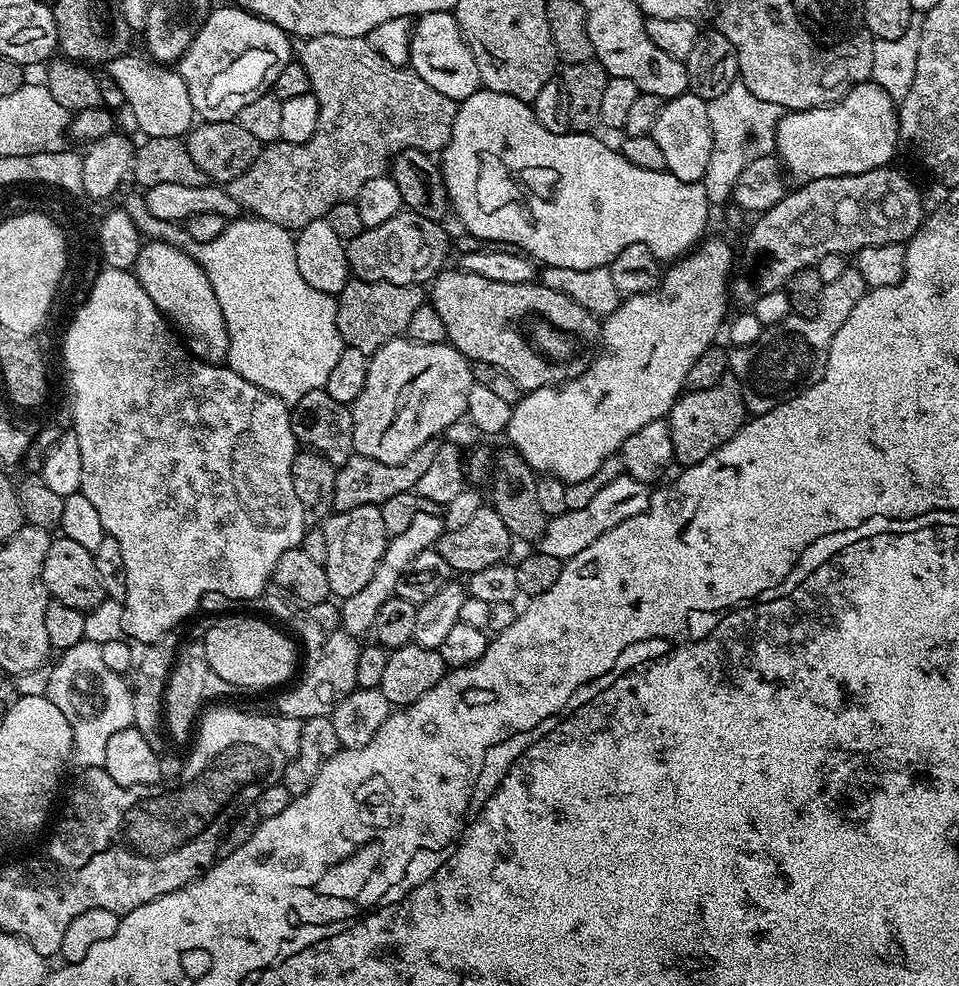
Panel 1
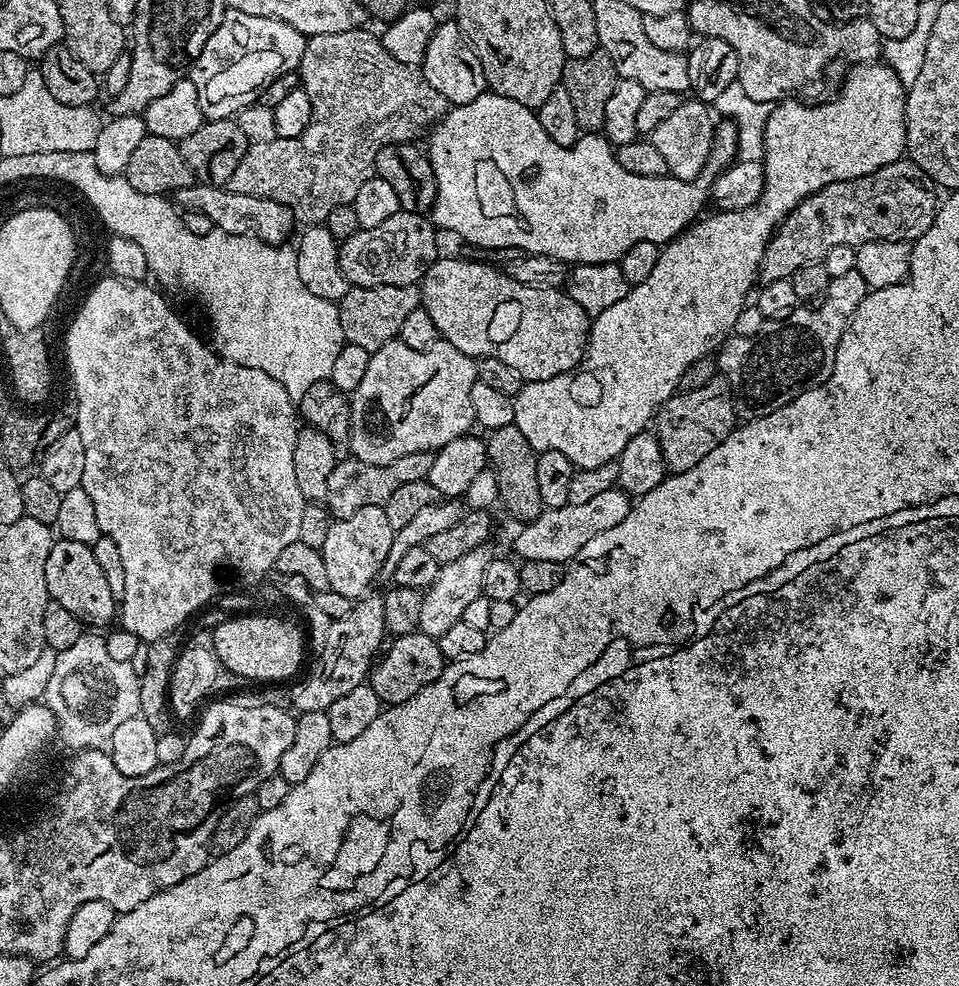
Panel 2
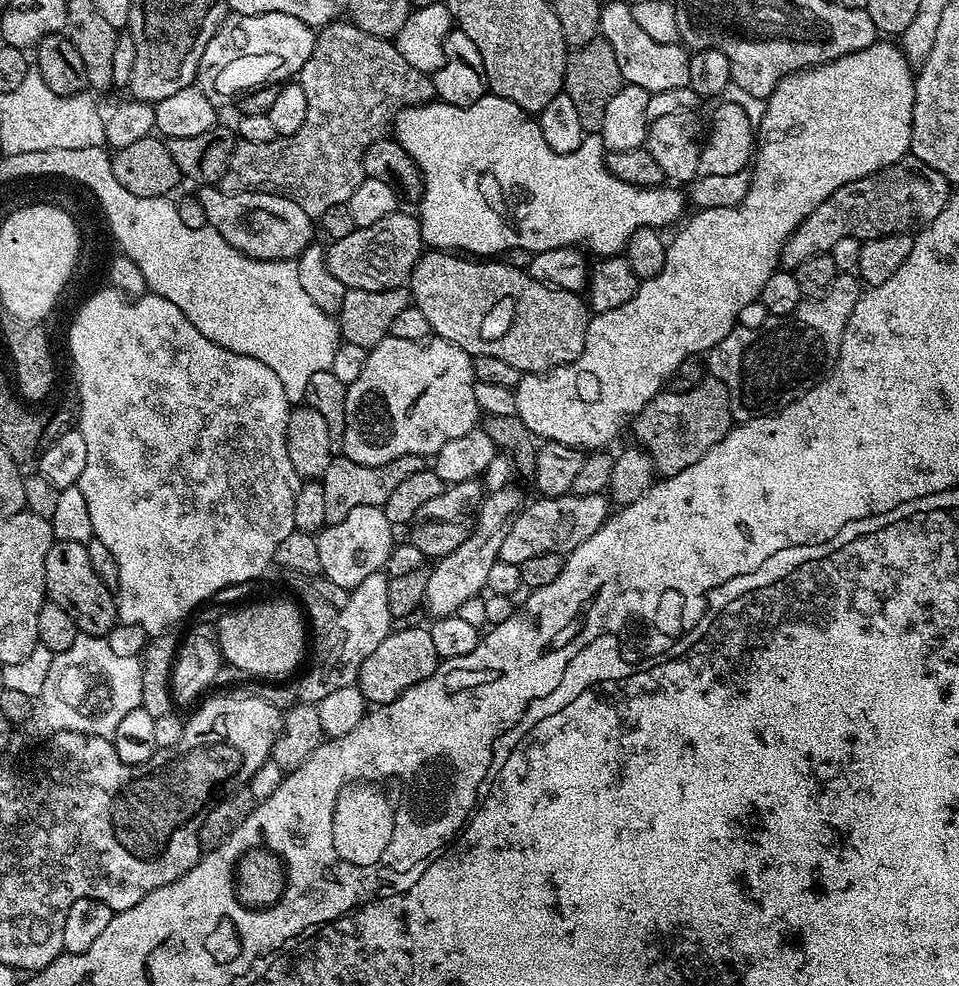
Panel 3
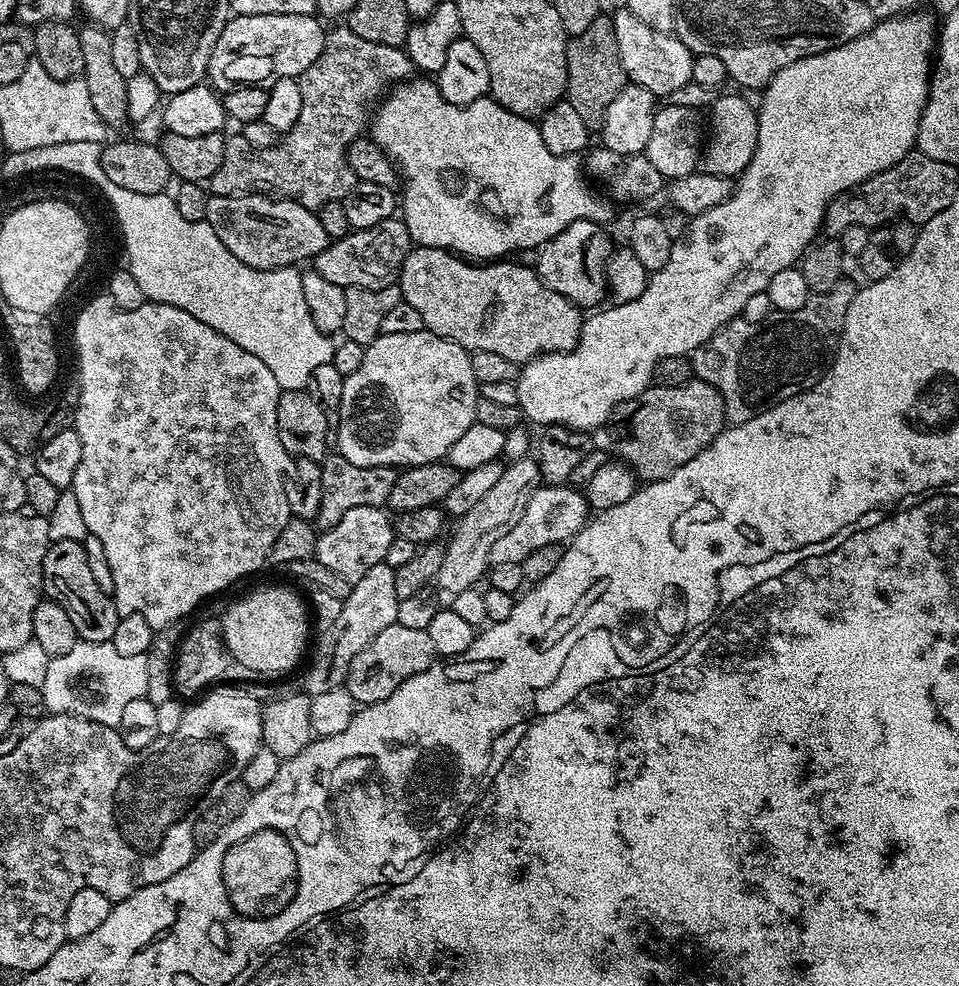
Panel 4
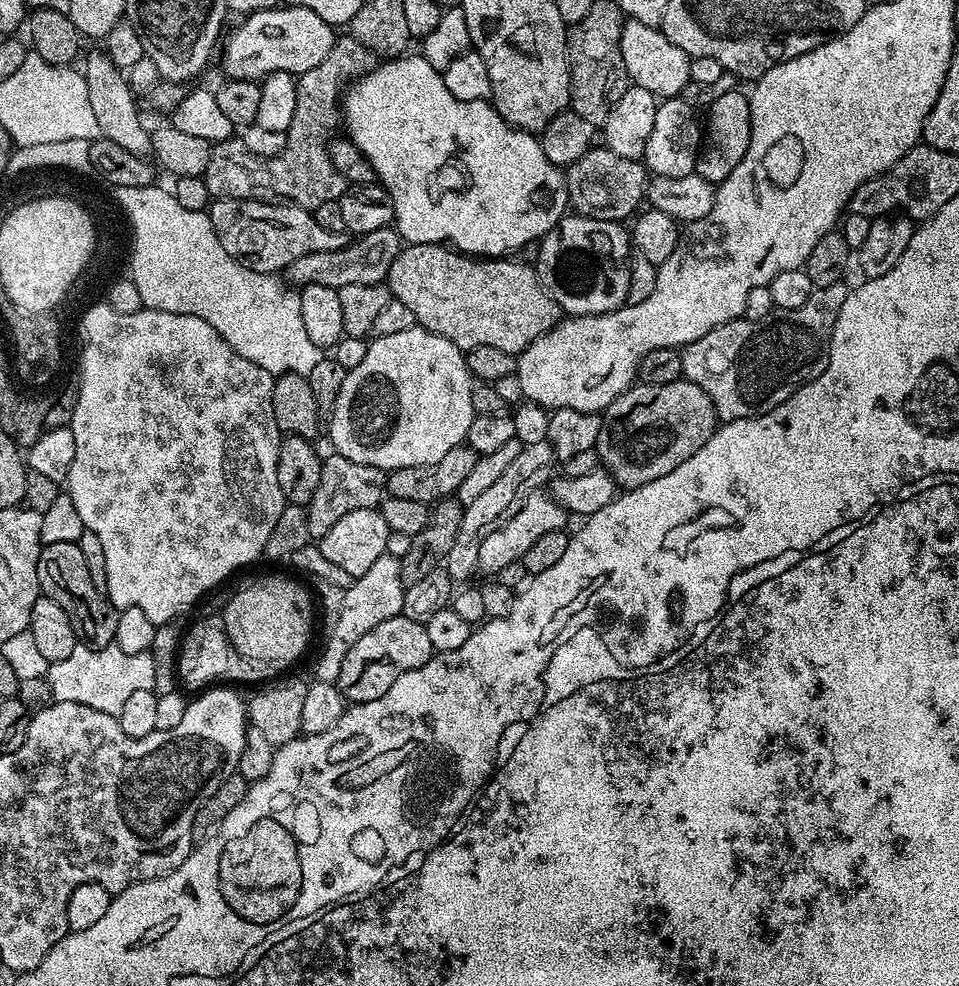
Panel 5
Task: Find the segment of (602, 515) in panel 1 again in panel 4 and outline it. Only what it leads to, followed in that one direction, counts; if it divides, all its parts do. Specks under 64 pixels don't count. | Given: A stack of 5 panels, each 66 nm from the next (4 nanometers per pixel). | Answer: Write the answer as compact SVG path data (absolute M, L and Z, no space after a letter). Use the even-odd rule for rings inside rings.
M538 486L529 496L520 517L493 539L491 563L520 565L534 550L542 550L542 546L567 545L576 539L589 519L590 509L583 491L572 486Z

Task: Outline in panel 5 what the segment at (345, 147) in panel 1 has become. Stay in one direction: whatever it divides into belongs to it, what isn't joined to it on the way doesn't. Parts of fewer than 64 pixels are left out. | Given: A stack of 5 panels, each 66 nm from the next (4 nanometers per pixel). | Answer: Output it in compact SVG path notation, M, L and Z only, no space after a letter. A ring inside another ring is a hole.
M351 34L337 38L330 54L326 54L314 70L299 73L294 122L290 122L288 127L286 147L275 159L252 156L239 138L211 145L209 164L202 175L209 197L218 200L291 202L309 210L315 210L327 200L339 200L346 182L334 162L330 162L328 153L331 132L336 124L338 128L342 120L342 108L338 101L344 85L368 75L373 67L374 54L362 46L362 42L355 40Z

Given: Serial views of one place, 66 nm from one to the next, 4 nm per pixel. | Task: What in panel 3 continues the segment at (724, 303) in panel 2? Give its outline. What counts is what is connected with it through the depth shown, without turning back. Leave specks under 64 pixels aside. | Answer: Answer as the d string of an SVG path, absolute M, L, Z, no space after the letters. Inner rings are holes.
M877 42L866 46L866 50L858 50L846 54L837 60L831 60L829 64L817 64L815 68L804 68L801 72L792 72L784 80L778 82L778 86L766 98L764 116L758 123L758 147L754 152L754 166L756 164L756 176L751 177L748 185L748 193L741 204L735 208L705 208L697 211L696 217L677 234L667 245L664 253L664 265L657 276L643 281L636 291L622 306L614 310L595 313L589 319L588 329L586 330L586 342L579 358L569 364L562 364L559 368L549 368L543 374L524 374L520 377L520 383L516 385L516 415L532 431L532 435L544 442L553 444L568 444L572 448L581 450L604 450L607 444L620 432L620 427L624 424L624 419L635 417L636 413L654 399L665 387L667 380L671 381L675 377L677 370L682 366L682 362L706 354L726 334L730 334L733 328L737 327L742 306L746 306L750 301L757 299L760 291L764 288L764 283L772 277L773 272L777 271L780 253L787 242L789 236L795 232L796 227L814 211L820 203L825 200L834 190L838 190L843 184L849 184L855 180L861 180L864 176L870 176L880 169L888 167L889 164L898 164L909 155L912 147L912 107L914 106L914 94L916 93L916 81L914 79L913 65L909 64L908 59L899 47L895 48L892 44Z

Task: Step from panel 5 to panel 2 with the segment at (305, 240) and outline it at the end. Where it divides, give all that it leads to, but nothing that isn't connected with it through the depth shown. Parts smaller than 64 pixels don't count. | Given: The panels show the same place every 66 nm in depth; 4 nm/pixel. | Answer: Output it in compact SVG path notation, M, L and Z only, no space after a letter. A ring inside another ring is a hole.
M193 182L189 188L179 188L174 194L174 200L181 209L201 212L210 218L210 222L222 232L252 236L267 244L283 244L292 232L294 217L292 209L277 200L250 194L234 194L227 187L216 187L213 184Z

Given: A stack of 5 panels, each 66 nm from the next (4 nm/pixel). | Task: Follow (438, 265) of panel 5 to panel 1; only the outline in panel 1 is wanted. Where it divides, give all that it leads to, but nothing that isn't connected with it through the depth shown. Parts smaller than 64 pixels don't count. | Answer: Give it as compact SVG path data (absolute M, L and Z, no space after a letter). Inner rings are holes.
M463 270L436 273L430 284L430 303L438 310L439 317L446 325L447 343L456 348L469 361L490 362L504 368L510 378L520 383L521 389L550 388L564 384L567 380L578 378L592 365L601 347L601 321L594 314L582 310L578 302L566 298L566 294L550 290L546 285L507 284L490 282L490 278L481 278Z

